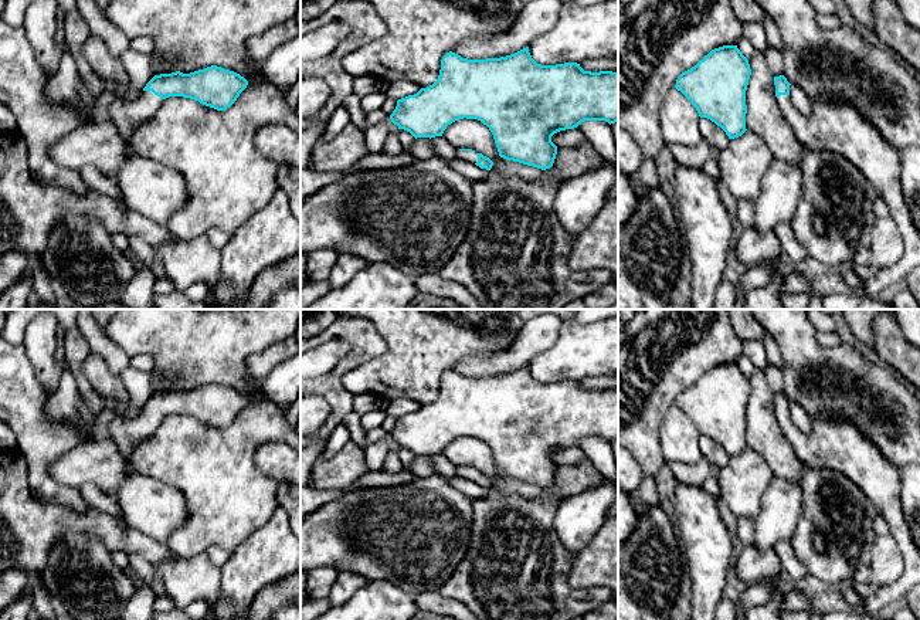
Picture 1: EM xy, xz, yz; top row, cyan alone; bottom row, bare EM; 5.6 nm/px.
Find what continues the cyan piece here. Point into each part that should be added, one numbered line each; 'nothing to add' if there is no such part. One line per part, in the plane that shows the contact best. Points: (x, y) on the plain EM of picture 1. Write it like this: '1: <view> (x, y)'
1: xy (153, 508)

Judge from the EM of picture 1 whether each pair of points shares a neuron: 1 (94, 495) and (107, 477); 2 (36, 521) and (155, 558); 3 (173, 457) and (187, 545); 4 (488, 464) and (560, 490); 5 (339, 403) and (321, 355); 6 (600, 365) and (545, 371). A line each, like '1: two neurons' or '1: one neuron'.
1: two neurons
2: one neuron
3: one neuron
4: one neuron
5: two neurons
6: one neuron

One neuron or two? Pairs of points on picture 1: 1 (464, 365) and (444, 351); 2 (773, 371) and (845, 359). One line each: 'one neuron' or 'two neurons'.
1: two neurons
2: two neurons

